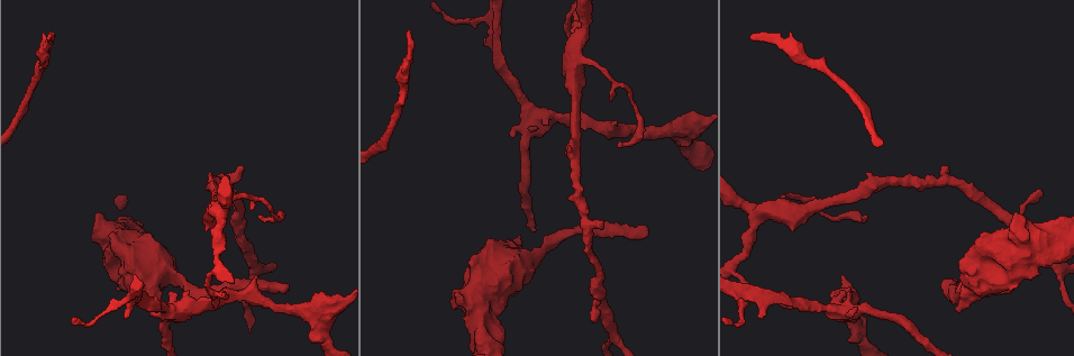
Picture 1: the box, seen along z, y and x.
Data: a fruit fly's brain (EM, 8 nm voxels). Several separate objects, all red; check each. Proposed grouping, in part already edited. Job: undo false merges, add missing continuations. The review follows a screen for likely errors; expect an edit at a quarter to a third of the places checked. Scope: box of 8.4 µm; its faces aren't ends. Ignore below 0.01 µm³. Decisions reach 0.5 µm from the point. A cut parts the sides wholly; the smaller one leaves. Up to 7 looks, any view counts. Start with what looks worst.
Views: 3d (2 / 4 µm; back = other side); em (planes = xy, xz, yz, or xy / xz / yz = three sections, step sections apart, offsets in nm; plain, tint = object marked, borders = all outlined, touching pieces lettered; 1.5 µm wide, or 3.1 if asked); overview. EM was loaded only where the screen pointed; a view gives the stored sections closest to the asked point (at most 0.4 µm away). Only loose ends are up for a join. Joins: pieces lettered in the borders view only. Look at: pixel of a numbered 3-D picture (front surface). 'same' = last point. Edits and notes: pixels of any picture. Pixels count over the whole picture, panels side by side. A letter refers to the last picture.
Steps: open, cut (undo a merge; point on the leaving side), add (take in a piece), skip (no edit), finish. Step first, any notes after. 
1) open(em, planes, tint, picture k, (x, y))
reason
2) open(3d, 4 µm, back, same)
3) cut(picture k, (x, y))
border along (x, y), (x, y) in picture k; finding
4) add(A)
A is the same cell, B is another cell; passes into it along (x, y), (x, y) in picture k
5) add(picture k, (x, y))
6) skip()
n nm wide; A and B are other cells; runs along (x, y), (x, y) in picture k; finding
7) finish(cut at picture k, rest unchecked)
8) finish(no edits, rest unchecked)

open(3d, 4 µm, picture 1, (642, 227))

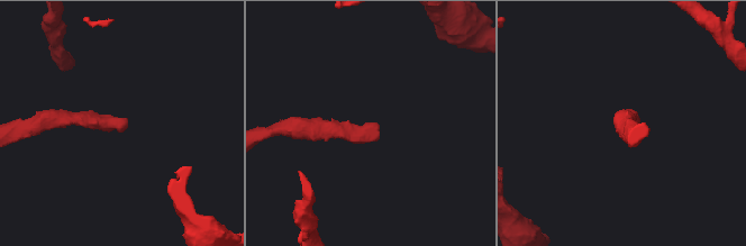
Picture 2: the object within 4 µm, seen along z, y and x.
open(em, planes, borders, picture 2, (122, 127))

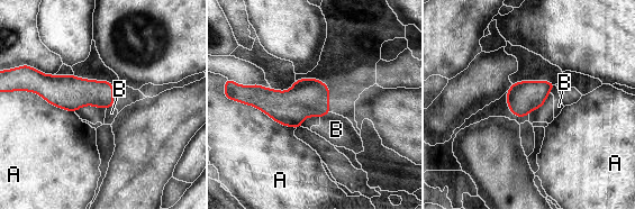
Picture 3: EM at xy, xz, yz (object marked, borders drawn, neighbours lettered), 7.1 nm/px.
skip()
A and B are other cells; border along (329, 112), (320, 117) in picture 3; none of them fits

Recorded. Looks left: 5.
open(em, planes, borders, picture 1, (1040, 189))
tapers out

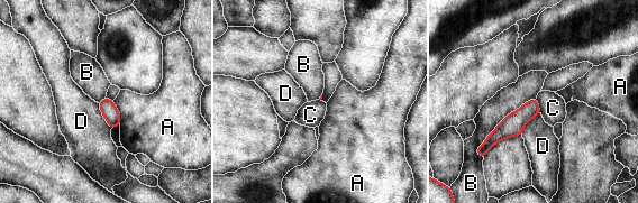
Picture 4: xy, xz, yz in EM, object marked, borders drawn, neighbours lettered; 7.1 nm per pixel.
skip()
A, B, C and D are other cells; none of them fits

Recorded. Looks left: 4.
open(em, xz, step 8, borders, picture 1, (518, 236))

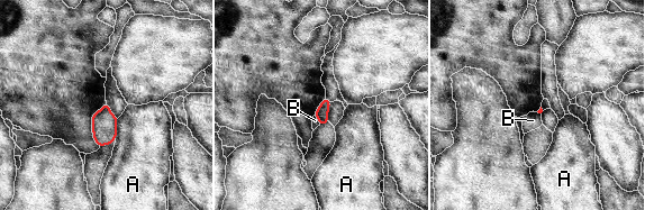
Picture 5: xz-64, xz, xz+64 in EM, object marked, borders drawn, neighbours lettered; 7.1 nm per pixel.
open(em, planes, borders, same)

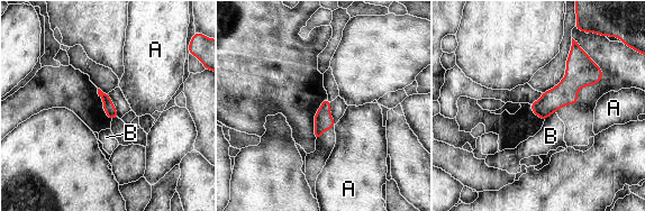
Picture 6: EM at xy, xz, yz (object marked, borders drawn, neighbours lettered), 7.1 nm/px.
skip()
A and B are other cells; border along (555, 111), (544, 121) in picture 6; no lettered piece goes on from it

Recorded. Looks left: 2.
finish(no edits, rest unchecked)

